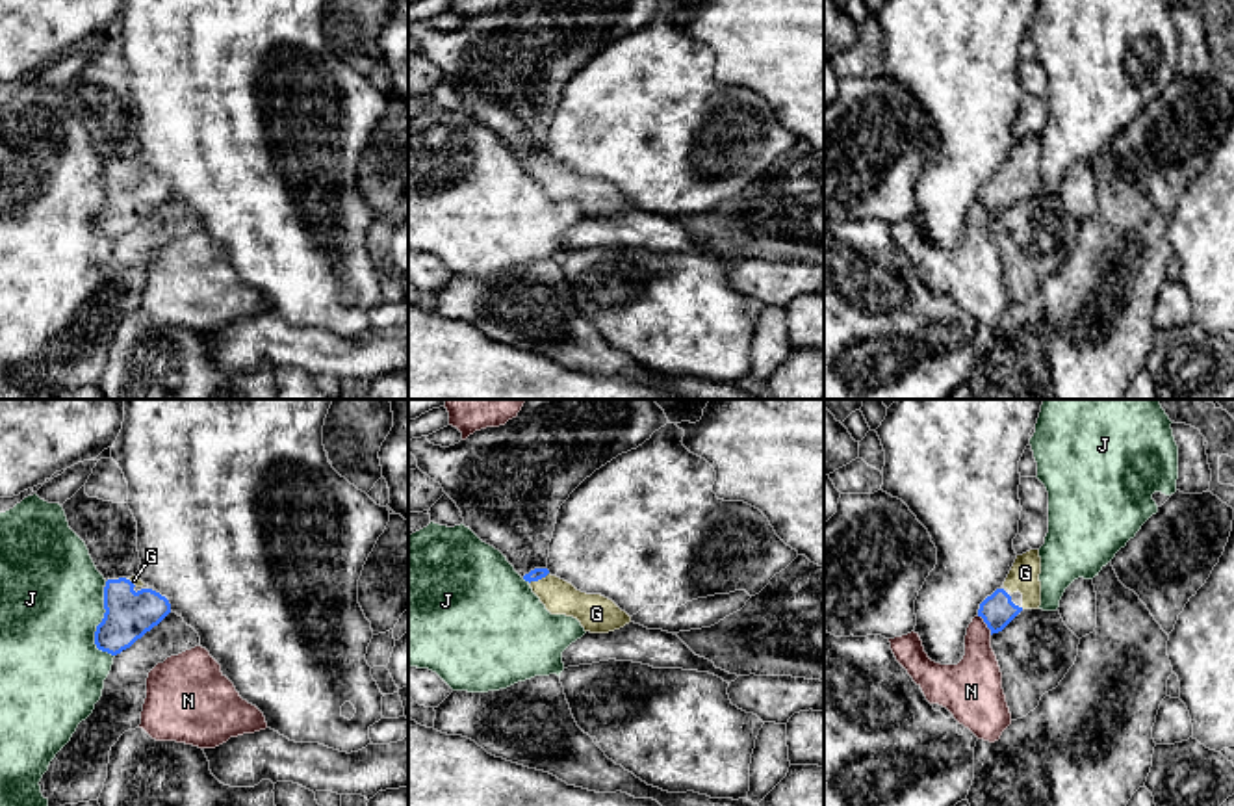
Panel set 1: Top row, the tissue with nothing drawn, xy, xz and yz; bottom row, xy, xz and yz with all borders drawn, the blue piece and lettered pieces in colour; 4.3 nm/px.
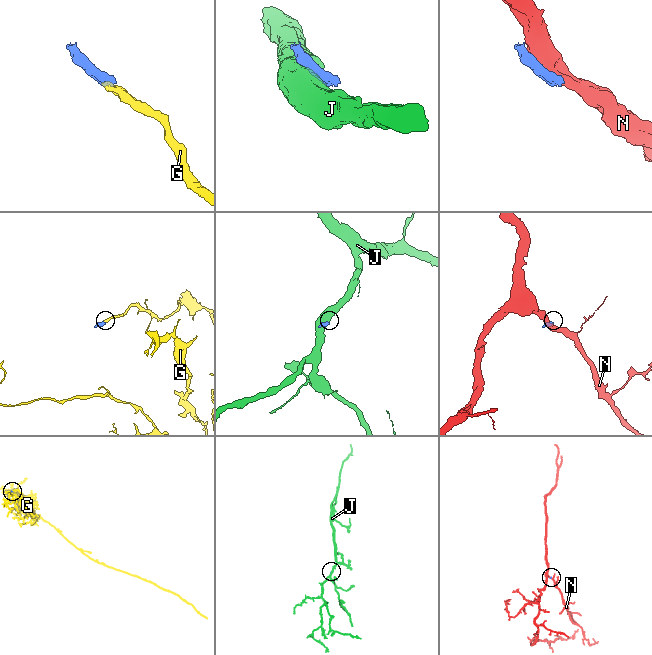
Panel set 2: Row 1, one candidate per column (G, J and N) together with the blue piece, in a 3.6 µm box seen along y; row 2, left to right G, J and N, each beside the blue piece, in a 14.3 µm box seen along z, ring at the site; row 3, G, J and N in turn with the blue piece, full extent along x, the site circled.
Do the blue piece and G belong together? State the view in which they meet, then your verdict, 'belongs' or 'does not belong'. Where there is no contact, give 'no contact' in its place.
meets blue in xz; belongs

